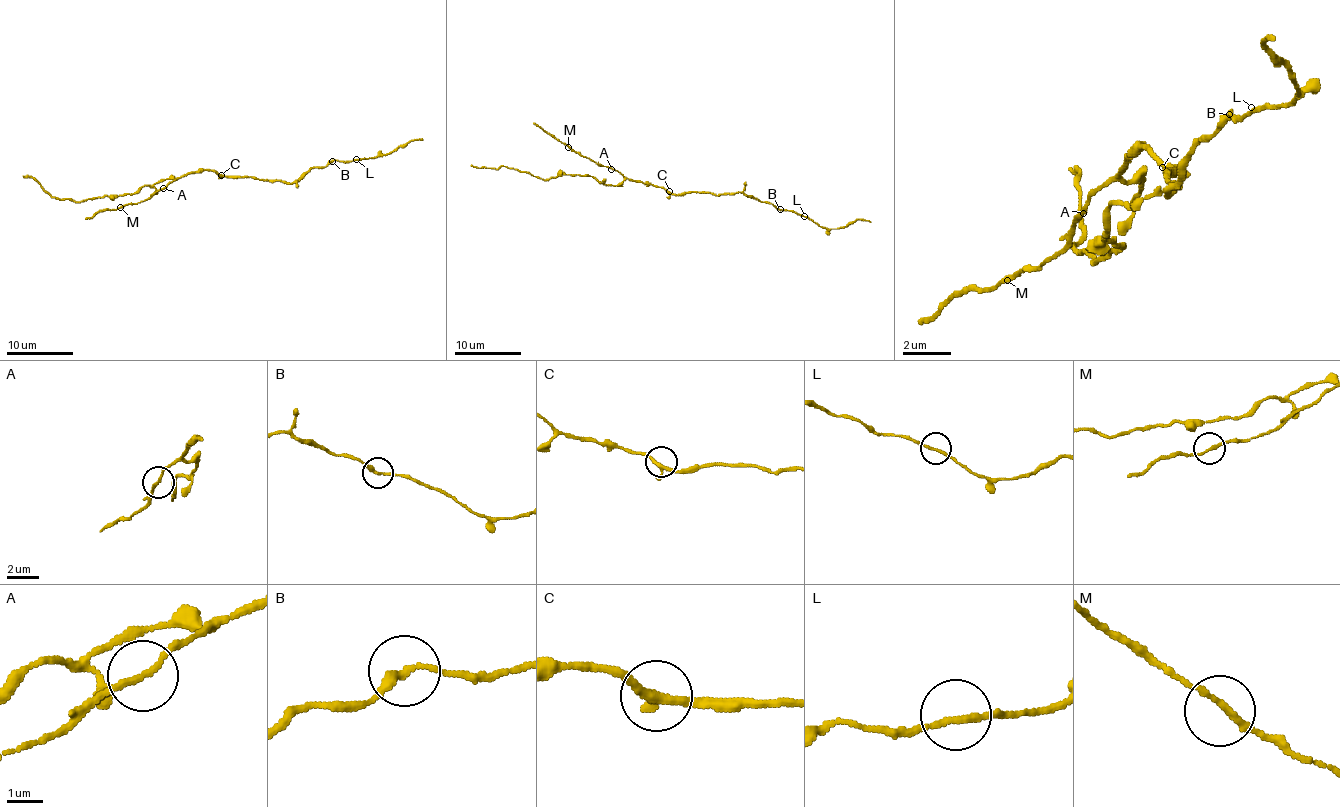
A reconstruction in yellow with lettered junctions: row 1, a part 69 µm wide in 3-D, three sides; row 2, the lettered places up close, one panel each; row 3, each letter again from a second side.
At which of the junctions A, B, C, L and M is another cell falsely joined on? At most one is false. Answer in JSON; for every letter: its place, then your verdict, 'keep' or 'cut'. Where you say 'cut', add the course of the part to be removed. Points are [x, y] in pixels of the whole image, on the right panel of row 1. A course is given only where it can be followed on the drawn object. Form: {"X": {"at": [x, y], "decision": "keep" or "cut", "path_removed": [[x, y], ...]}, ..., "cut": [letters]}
{"A": {"at": [1083, 213], "decision": "keep"}, "B": {"at": [1229, 114], "decision": "keep"}, "C": {"at": [1162, 167], "decision": "keep"}, "L": {"at": [1251, 107], "decision": "keep"}, "M": {"at": [1007, 280], "decision": "keep"}, "cut": []}

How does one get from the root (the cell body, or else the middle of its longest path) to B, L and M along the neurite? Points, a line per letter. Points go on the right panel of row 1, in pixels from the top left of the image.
B: (1168, 167), (1174, 173), (1168, 173), (1174, 184), (1168, 190), (1180, 179), (1186, 155), (1227, 113)
L: (1168, 167), (1174, 173), (1168, 173), (1174, 184), (1168, 190), (1198, 143), (1233, 113), (1239, 119), (1251, 107)
M: (1168, 167), (1150, 149), (1138, 149), (1090, 196), (1072, 220), (1072, 238), (1060, 250), (1007, 280)

